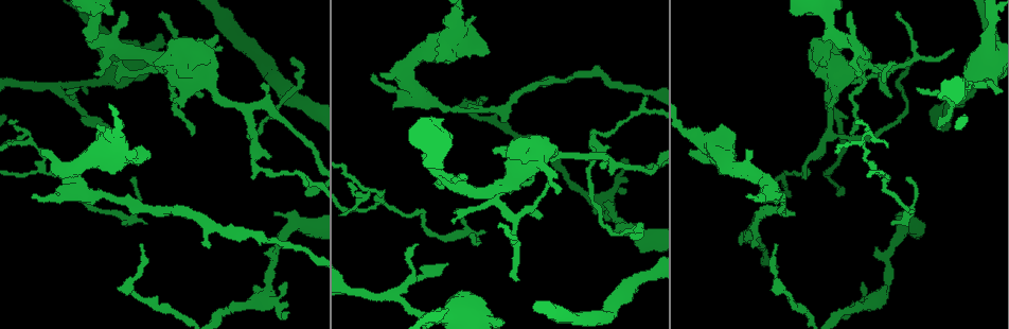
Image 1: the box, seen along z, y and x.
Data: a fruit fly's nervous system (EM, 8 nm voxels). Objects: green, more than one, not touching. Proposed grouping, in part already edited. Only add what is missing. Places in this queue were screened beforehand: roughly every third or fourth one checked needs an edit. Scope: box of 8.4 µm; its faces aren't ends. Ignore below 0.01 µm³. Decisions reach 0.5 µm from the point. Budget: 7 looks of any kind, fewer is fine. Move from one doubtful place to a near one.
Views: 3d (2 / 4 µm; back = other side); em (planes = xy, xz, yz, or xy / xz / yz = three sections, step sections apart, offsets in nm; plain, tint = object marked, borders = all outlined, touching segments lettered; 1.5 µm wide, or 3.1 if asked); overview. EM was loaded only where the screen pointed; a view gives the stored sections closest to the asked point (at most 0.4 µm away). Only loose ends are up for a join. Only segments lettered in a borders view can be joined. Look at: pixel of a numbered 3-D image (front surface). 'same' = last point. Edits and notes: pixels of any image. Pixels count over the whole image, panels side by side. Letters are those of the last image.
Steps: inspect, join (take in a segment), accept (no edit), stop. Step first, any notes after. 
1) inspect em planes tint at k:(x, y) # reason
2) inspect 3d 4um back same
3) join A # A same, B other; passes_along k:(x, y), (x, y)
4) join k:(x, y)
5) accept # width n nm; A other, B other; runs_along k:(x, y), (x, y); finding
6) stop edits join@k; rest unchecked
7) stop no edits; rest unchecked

inspect em yz step 8 tint at 1:(350, 181) # an open end

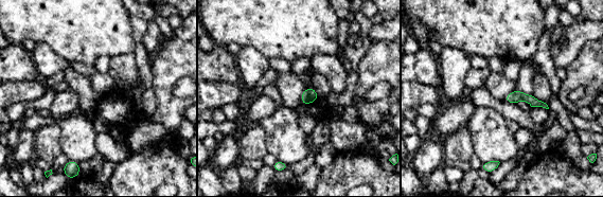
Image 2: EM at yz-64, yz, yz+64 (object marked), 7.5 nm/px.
inspect em planes borders same # another direction

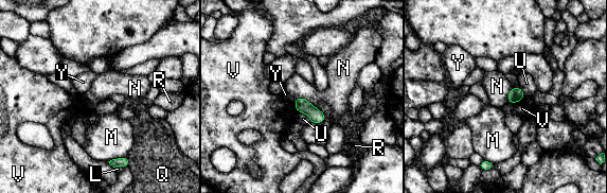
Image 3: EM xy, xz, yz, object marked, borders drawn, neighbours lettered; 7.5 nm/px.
accept # L other, M other, N other, Q other, R other, U other, V other, Y other; border 3:(295, 97), (303, 97), (316, 107); no lettered segment goes on from it

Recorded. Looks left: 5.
inspect 3d 2um at 1:(750, 197) # tapers out

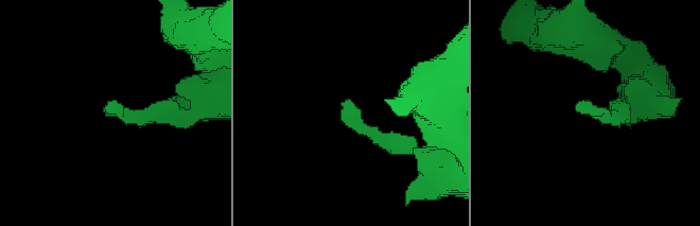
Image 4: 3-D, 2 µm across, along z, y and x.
inspect em yz step 8 borders at 4:(582, 103)

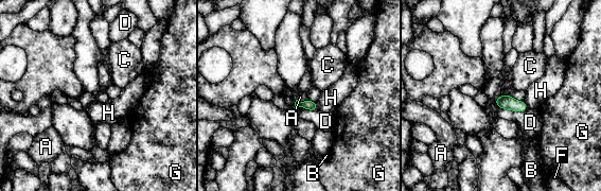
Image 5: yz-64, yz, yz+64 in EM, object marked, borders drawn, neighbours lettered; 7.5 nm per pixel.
accept # width 80 nm; A other, B other, C other, D other, F other, G other, H other; border 5:(308, 99), (303, 101), (297, 100); no lettered segment goes on from it

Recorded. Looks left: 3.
inspect 3d 4um at 1:(820, 155) # free end

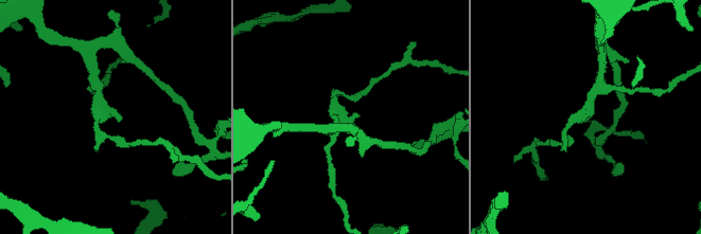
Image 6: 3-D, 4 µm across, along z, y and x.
inspect em yz step 4 tint at 6:(356, 117) # need the tissue

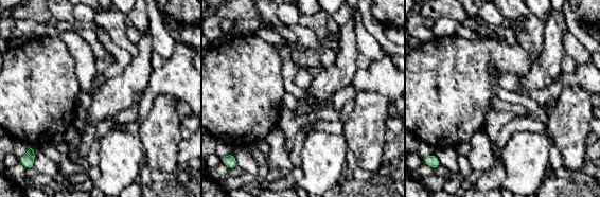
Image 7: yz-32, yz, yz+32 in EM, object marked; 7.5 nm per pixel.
inspect em planes borders same

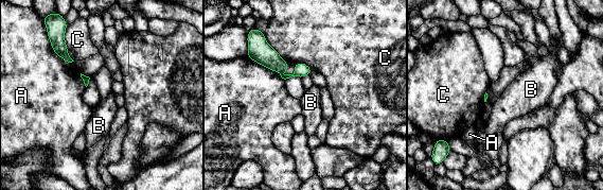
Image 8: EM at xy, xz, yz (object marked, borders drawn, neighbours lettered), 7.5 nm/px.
accept # A other, B other, C other; border 8:(263, 32), (266, 41), (287, 63); none of them fits

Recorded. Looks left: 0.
stop no edits; rest unchecked

